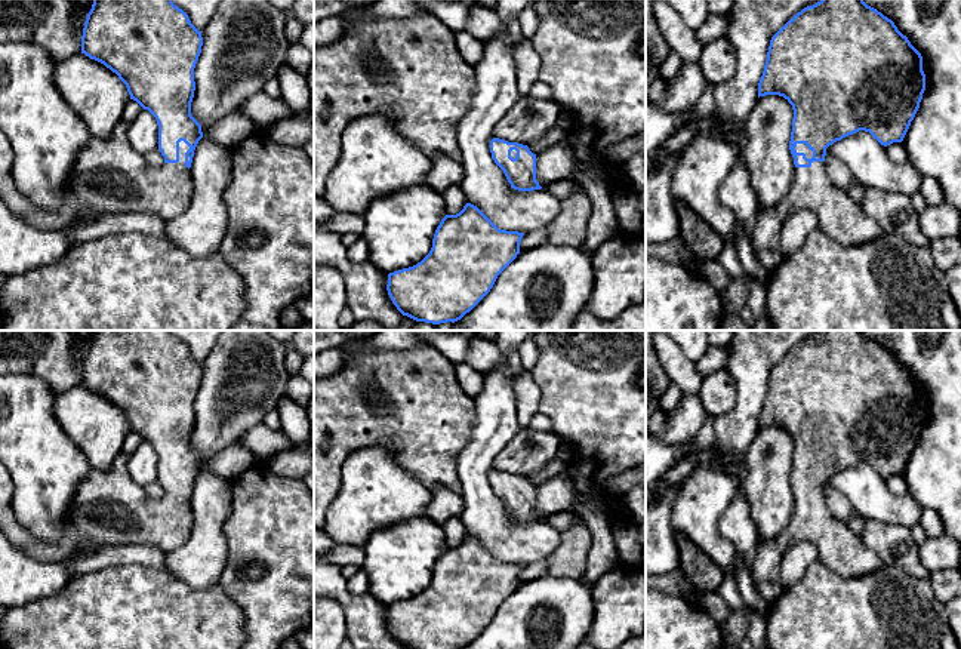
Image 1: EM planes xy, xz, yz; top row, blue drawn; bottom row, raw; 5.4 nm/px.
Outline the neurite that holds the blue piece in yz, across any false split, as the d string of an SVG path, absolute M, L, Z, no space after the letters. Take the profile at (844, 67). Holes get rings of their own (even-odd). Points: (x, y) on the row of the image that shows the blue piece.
M820 0L794 15L770 40L758 98L779 95L792 105L789 150L795 170L783 200L758 210L754 247L777 250L786 216L800 209L813 210L819 228L838 244L854 246L878 239L883 233L880 225L829 179L826 148L859 130L869 132L884 147L902 142L924 90L921 53L891 19L863 0Z

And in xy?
M93 0L83 28L81 53L115 73L126 84L130 99L136 101L155 117L158 124L158 150L164 157L164 163L160 167L151 167L144 156L132 148L127 138L129 123L120 120L108 138L92 136L76 159L67 181L62 206L56 210L44 210L34 206L15 187L12 178L13 148L0 130L0 196L7 207L28 225L43 231L73 227L84 216L102 213L147 212L157 213L164 221L184 213L191 204L194 193L190 169L194 150L203 138L201 124L191 116L191 102L195 90L194 68L201 53L201 46L201 31L191 24L188 15L175 6L172 0Z

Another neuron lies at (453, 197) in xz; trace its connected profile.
M453 185L447 188L441 196L446 204L446 215L459 213L463 209L463 206L468 203L461 185Z

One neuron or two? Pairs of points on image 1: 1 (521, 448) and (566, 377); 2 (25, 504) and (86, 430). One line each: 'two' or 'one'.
1: two
2: two

